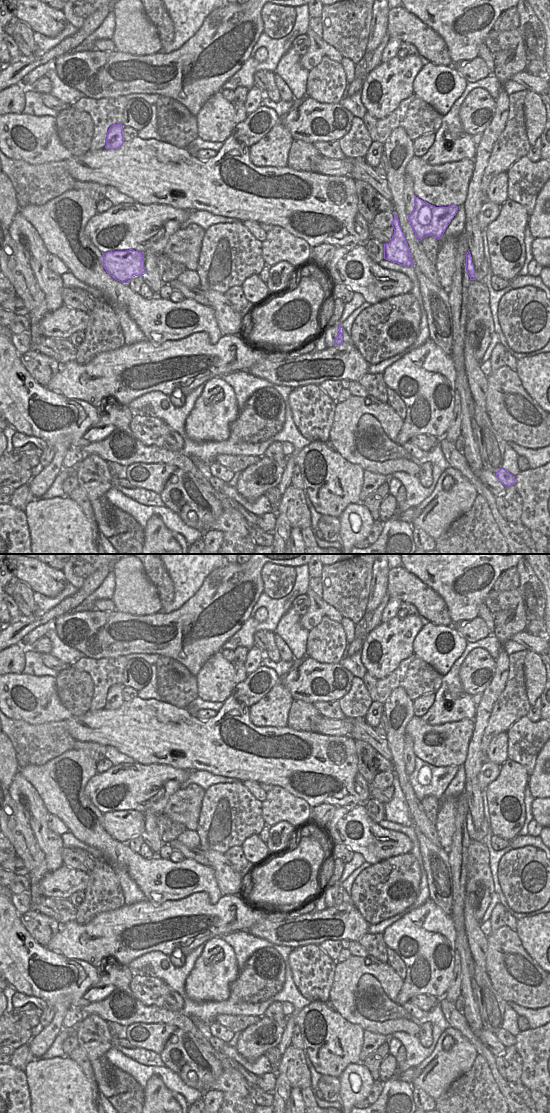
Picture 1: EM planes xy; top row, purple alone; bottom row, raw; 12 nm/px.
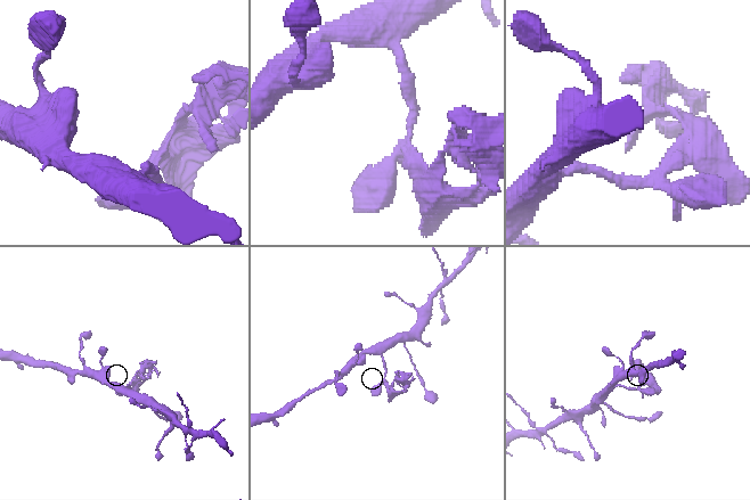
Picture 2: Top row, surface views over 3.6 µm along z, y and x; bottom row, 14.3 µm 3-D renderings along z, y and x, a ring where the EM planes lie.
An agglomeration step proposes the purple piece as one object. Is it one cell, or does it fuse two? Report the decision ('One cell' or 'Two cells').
Two cells.

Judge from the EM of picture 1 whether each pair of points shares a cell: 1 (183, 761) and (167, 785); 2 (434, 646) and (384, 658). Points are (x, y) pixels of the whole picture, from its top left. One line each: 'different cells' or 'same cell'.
1: different cells
2: different cells

